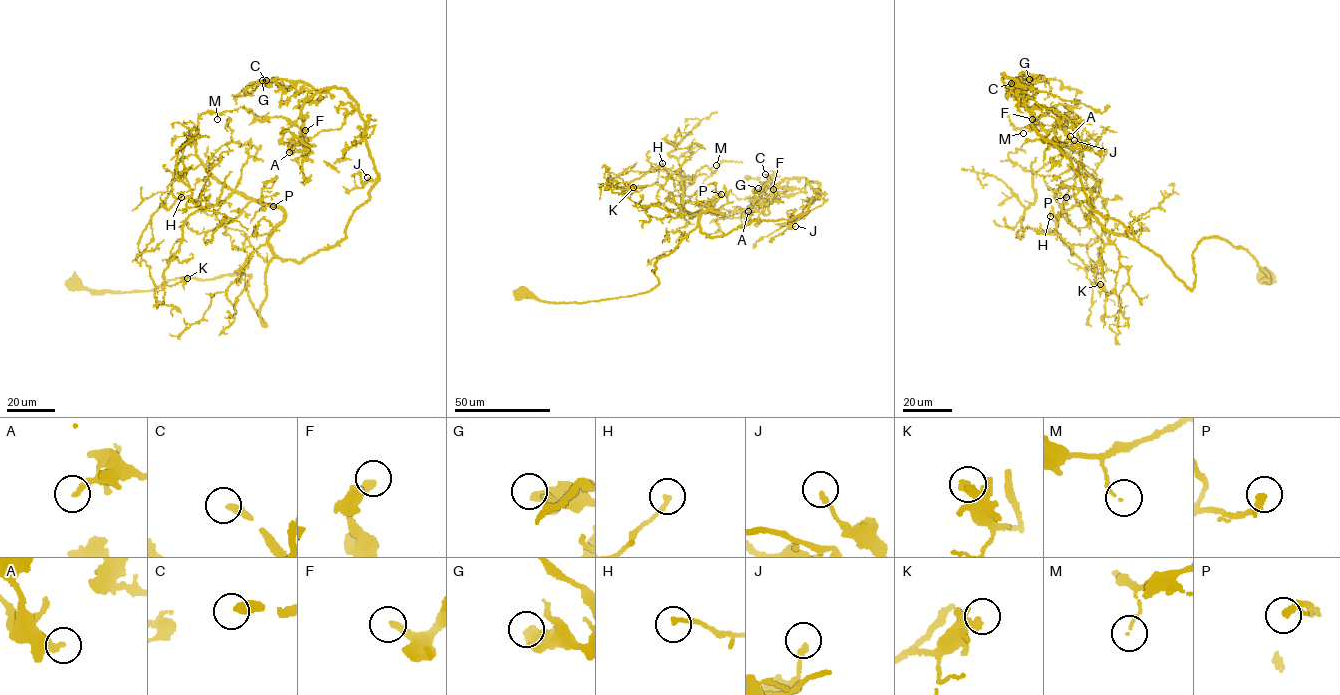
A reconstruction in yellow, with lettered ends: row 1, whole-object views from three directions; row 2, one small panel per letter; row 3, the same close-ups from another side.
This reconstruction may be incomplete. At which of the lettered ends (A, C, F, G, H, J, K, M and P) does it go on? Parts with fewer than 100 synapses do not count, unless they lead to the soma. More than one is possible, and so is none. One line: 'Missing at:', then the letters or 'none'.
Missing at: C

